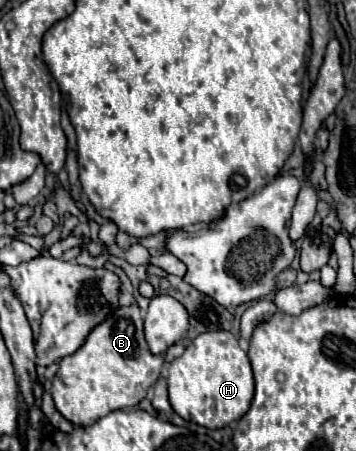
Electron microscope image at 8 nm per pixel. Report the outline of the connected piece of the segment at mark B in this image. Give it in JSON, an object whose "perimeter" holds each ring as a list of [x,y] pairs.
{"perimeter":[[[137,305],[129,307],[117,307],[103,323],[93,327],[85,339],[85,343],[73,353],[59,361],[59,371],[55,373],[51,381],[51,397],[55,401],[57,411],[69,419],[75,425],[91,425],[99,417],[115,411],[115,409],[127,409],[137,405],[147,389],[157,381],[159,371],[163,367],[163,355],[153,355],[147,349],[147,341],[143,337],[143,319],[139,315]]]}

